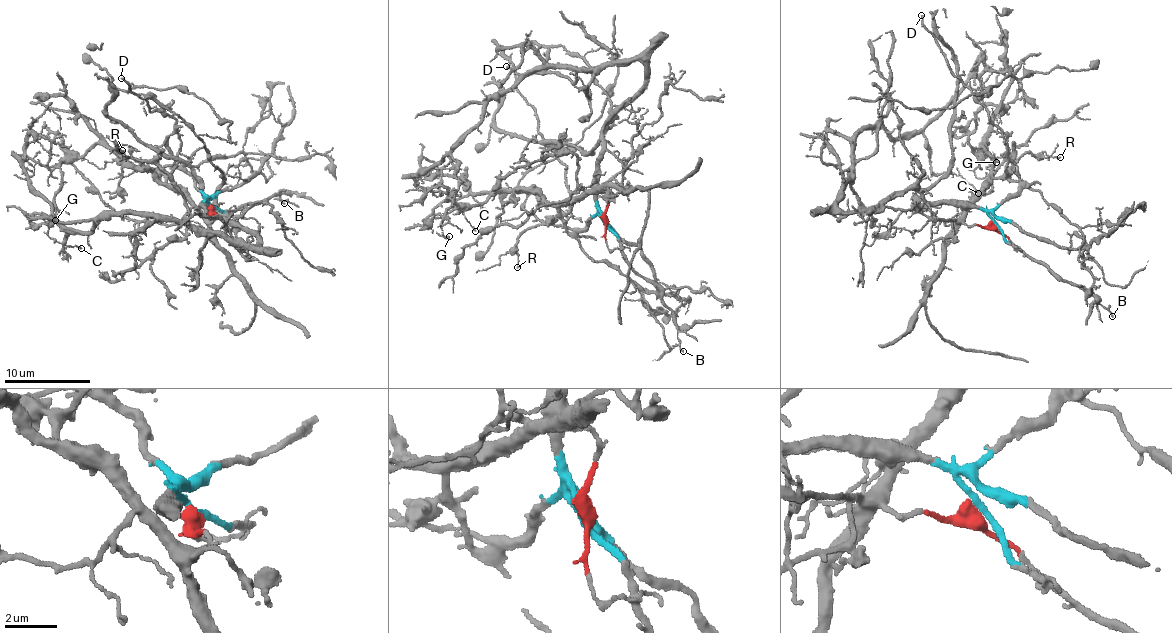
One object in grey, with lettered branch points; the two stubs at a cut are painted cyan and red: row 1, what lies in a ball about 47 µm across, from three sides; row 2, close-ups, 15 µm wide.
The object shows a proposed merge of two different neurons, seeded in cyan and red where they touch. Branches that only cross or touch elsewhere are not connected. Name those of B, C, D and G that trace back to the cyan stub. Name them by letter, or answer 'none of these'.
B, C

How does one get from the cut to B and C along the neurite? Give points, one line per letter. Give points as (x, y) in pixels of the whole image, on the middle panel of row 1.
B: (604, 220), (617, 237), (628, 262), (654, 284), (661, 294), (683, 352)
C: (604, 220), (601, 136), (644, 83), (637, 59), (533, 68), (495, 93), (451, 154), (454, 203), (476, 230)

